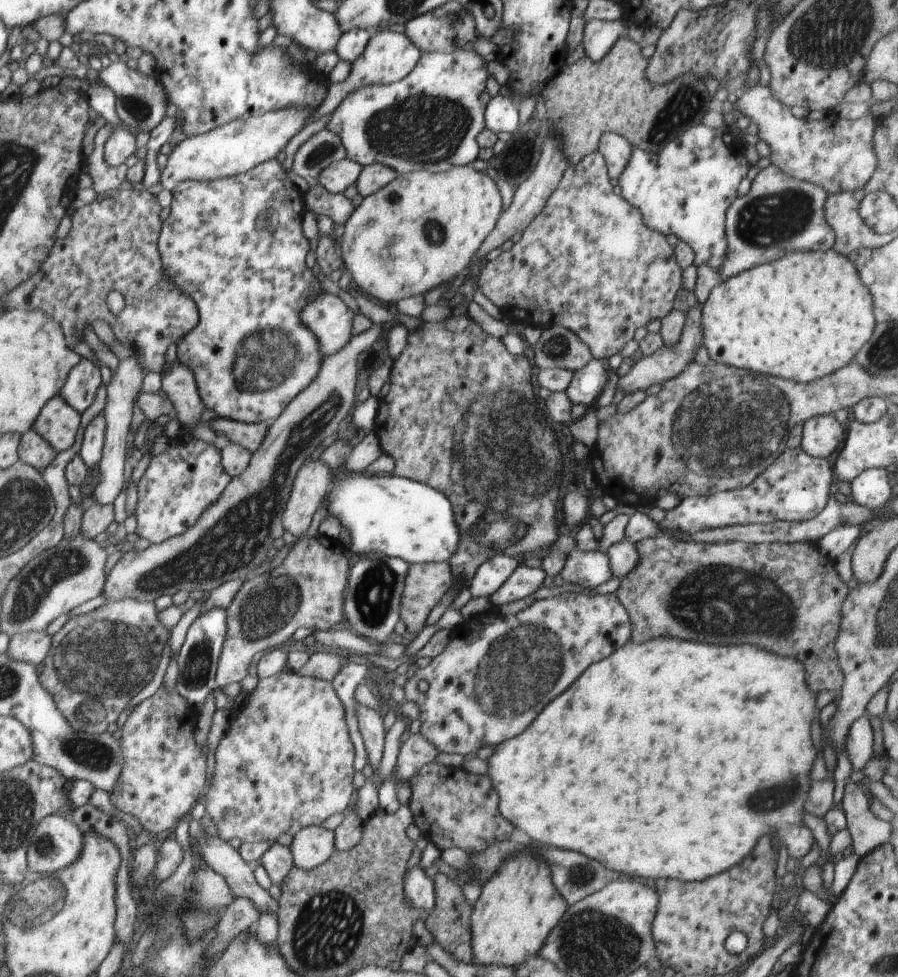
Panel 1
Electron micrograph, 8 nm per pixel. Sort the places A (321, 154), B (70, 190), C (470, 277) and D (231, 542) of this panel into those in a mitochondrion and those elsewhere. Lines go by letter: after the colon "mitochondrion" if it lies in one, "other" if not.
A: mitochondrion
B: other
C: other
D: mitochondrion

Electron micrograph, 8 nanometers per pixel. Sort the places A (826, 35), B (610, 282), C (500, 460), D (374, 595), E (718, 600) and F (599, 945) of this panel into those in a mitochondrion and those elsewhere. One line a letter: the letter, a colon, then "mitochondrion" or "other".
A: mitochondrion
B: mitochondrion
C: mitochondrion
D: mitochondrion
E: mitochondrion
F: mitochondrion

